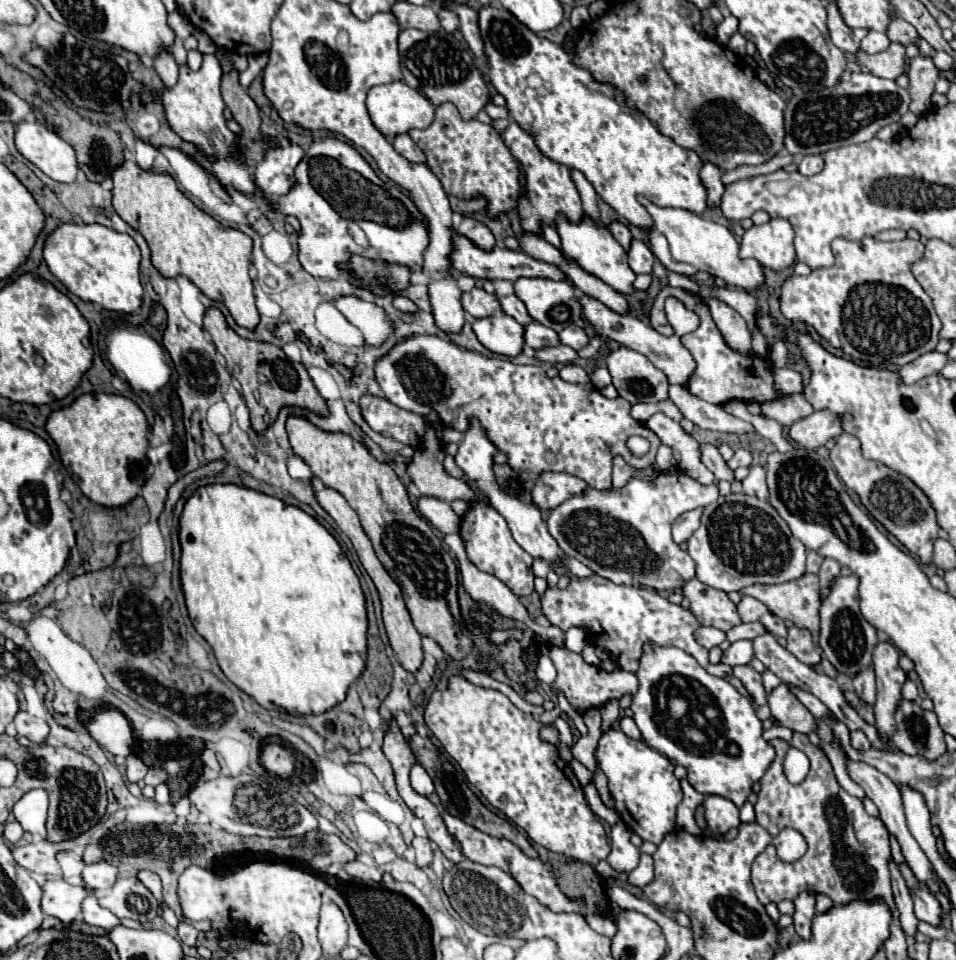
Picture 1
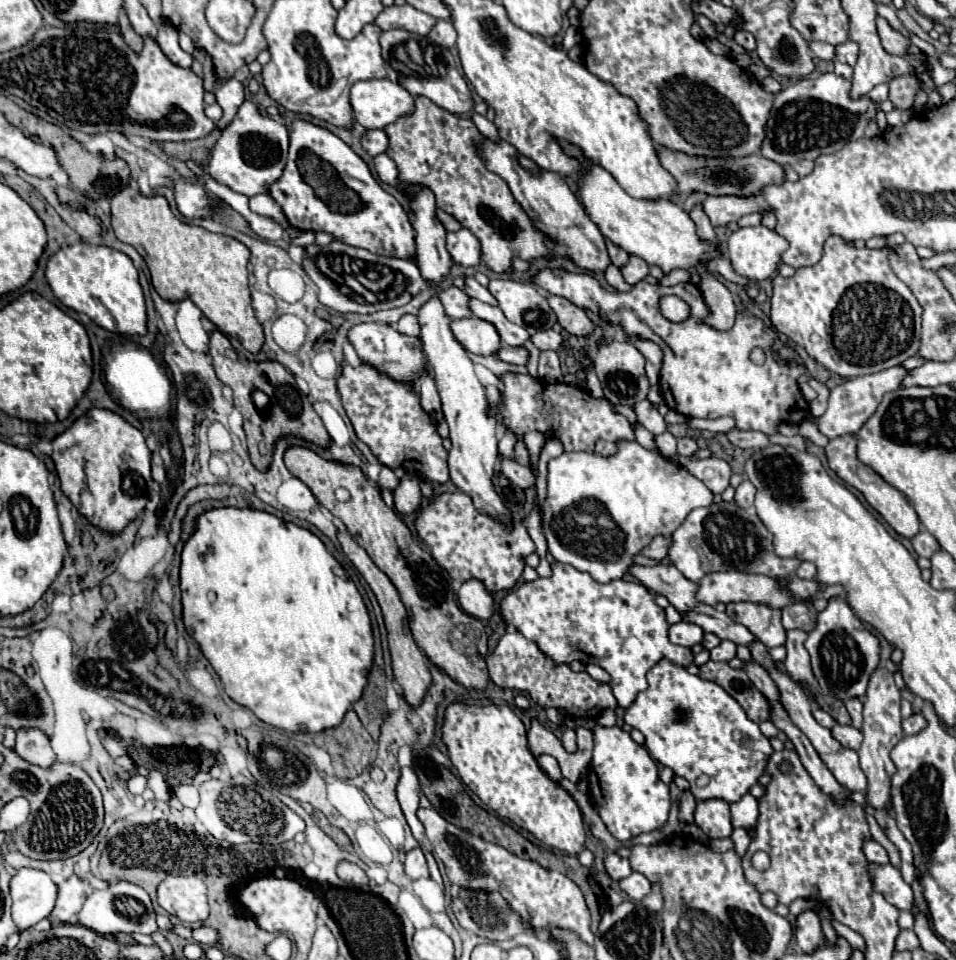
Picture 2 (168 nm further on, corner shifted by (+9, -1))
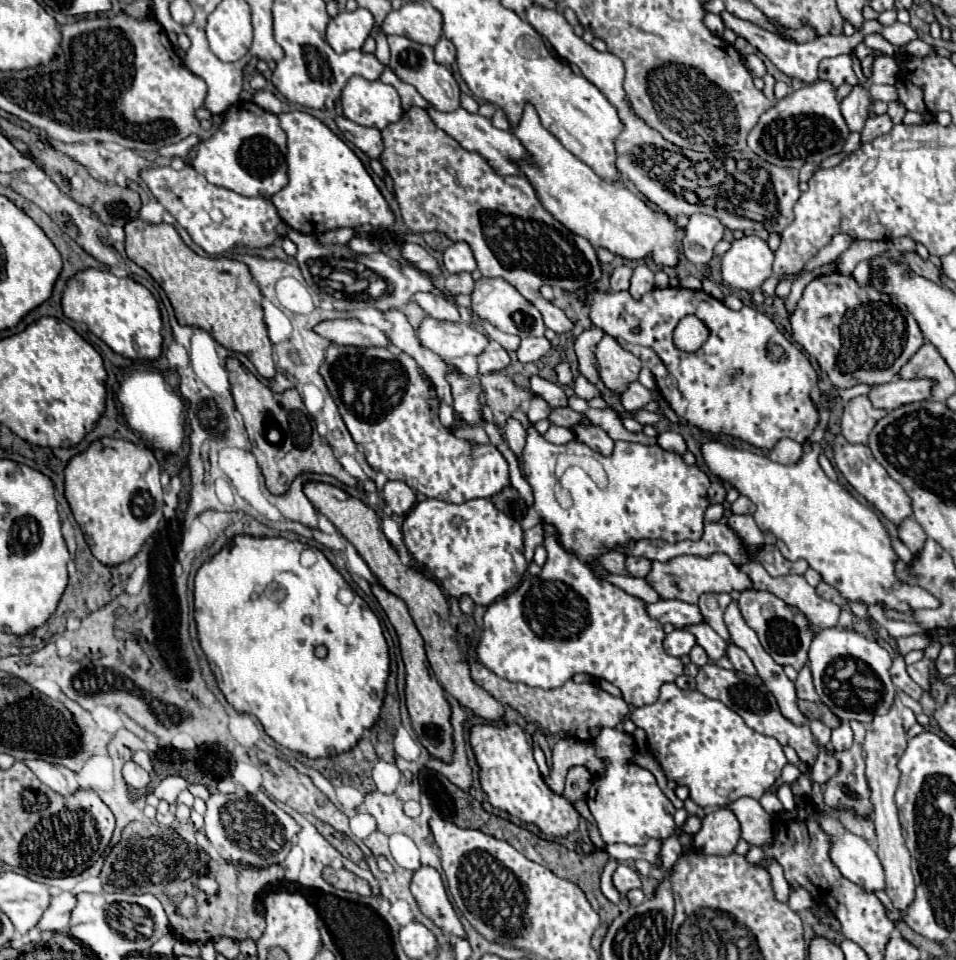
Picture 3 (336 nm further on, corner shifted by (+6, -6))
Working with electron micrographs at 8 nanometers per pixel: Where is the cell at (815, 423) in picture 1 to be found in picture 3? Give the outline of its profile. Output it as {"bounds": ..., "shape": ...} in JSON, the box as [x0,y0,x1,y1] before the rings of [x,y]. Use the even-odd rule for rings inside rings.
{"bounds":[842,396,886,444],"shape":[[[856,396],[844,404],[842,434],[850,444],[868,444],[868,436],[876,422],[884,418],[886,410],[874,410],[866,396]]]}

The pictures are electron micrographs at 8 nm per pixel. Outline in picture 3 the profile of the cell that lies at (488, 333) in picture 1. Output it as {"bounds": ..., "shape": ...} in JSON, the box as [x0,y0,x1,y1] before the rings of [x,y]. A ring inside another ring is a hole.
{"bounds":[416,318,488,360],"shape":[[[424,318],[416,334],[424,348],[446,360],[466,354],[478,356],[488,344],[486,334],[466,322],[440,322],[434,318]]]}

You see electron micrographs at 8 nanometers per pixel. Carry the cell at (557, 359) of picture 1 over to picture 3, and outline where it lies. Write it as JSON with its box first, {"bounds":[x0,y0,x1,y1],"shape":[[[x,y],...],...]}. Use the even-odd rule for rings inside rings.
{"bounds":[478,342,510,374],"shape":[[[490,342],[486,346],[486,350],[478,356],[478,372],[480,374],[502,370],[508,364],[510,364],[510,356],[506,354],[506,350],[502,350],[502,346],[498,342]]]}

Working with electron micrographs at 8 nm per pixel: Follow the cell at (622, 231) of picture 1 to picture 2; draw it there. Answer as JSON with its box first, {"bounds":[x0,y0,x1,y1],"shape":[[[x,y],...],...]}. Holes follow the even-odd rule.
{"bounds":[607,241,629,267],"shape":[[[607,241],[607,251],[609,251],[609,257],[611,257],[613,265],[617,265],[617,267],[623,267],[627,263],[627,259],[629,259],[629,255],[611,241]]]}

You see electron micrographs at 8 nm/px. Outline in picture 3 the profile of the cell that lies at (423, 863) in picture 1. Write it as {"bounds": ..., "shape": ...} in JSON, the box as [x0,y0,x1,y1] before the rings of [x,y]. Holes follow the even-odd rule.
{"bounds":[410,866,466,940],"shape":[[[422,866],[414,872],[410,890],[420,912],[428,916],[450,940],[466,938],[466,932],[447,896],[444,882],[432,866]]]}

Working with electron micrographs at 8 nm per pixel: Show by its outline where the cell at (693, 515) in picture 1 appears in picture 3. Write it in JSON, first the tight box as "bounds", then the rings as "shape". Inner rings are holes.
{"bounds":[626,558,650,578],"shape":[[[626,558],[626,570],[632,578],[644,578],[650,572],[650,560],[646,558]]]}

